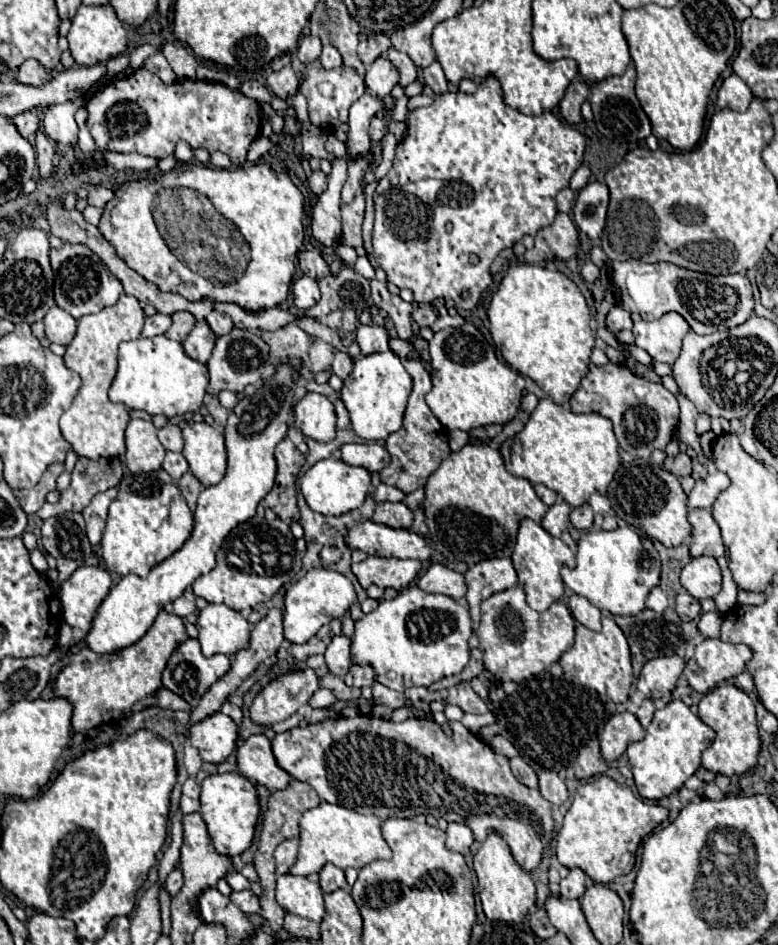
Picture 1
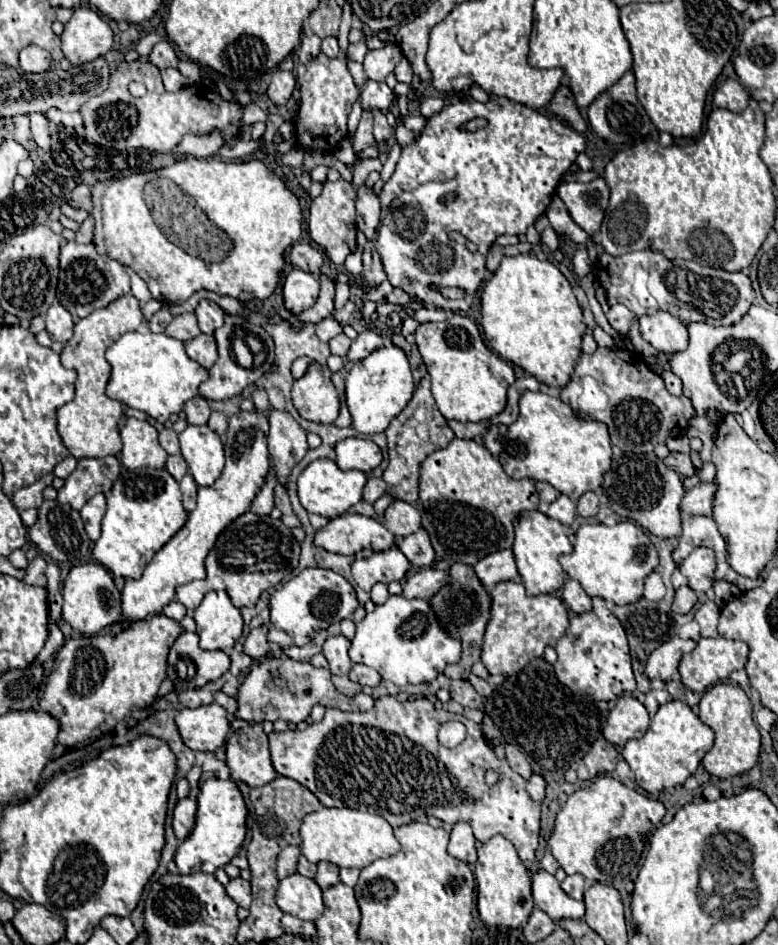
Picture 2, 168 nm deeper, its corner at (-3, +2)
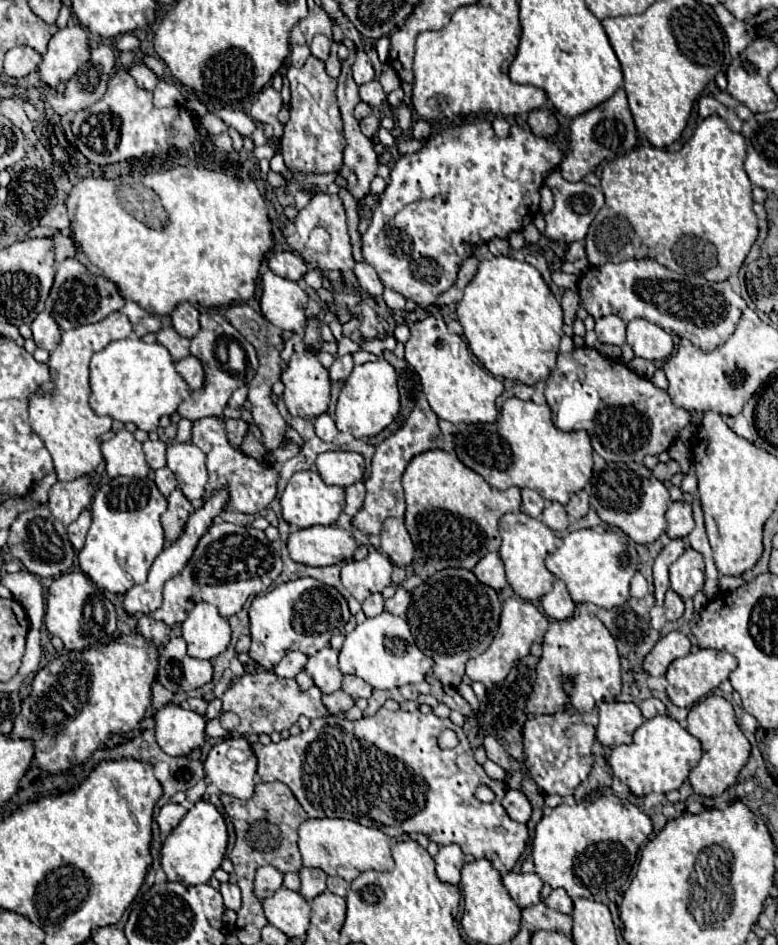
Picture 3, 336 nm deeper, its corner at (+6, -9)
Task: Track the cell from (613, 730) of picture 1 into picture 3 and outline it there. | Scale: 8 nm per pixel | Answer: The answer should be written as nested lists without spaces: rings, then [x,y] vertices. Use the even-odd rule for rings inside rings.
[[[624,702],[600,704],[598,714],[600,724],[596,728],[596,738],[600,740],[602,746],[608,748],[630,744],[634,730],[644,724],[644,718],[636,704],[624,704]]]

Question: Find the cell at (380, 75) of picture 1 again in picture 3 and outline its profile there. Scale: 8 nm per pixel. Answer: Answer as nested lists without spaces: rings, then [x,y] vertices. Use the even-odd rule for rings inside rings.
[[[358,52],[356,54],[356,62],[352,64],[352,76],[354,76],[354,80],[356,80],[358,86],[368,84],[368,82],[372,82],[376,78],[374,66],[372,66],[370,58],[364,52]]]

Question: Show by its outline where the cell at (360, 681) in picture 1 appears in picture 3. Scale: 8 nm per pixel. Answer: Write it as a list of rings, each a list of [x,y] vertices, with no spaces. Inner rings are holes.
[[[344,676],[342,690],[346,694],[350,694],[354,700],[370,698],[370,694],[372,694],[372,686],[368,682],[364,682],[362,678],[358,678],[358,676]]]

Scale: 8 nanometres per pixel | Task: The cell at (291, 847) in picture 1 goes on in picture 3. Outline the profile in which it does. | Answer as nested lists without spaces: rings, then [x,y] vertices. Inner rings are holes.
[[[266,864],[256,872],[256,880],[254,880],[254,892],[260,900],[272,896],[280,886],[282,886],[282,872],[276,870],[274,866]]]

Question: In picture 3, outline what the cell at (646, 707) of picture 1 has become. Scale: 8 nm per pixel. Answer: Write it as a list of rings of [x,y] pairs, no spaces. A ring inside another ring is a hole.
[[[648,698],[648,700],[644,700],[642,704],[640,704],[640,710],[642,710],[642,716],[648,720],[648,718],[654,718],[654,716],[658,716],[658,714],[664,714],[666,712],[666,708],[664,708],[664,704],[658,700],[658,698]]]

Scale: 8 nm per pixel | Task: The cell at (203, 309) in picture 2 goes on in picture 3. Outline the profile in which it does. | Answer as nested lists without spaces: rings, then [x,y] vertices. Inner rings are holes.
[[[188,302],[178,304],[170,318],[172,318],[172,326],[176,328],[176,332],[180,332],[180,336],[194,338],[200,330],[200,312]]]

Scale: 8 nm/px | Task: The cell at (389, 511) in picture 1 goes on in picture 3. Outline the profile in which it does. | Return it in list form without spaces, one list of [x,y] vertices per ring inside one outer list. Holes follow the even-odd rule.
[[[388,518],[382,524],[382,552],[390,556],[390,560],[398,566],[406,566],[414,558],[414,544],[410,540],[408,530],[404,528],[404,520]]]

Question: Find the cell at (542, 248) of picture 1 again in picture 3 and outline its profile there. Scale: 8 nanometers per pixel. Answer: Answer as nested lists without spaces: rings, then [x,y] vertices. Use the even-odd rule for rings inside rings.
[[[470,256],[468,260],[464,260],[462,268],[460,268],[460,276],[458,276],[458,282],[456,282],[456,288],[464,288],[466,284],[472,282],[476,270],[478,270],[478,264],[480,264],[480,258],[476,256]]]

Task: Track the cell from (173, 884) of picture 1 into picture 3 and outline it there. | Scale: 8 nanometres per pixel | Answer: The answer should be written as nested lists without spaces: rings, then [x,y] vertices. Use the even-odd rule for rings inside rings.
[[[198,800],[186,816],[180,820],[180,824],[166,836],[166,842],[160,850],[160,862],[162,870],[166,872],[168,880],[180,880],[184,884],[206,884],[214,870],[220,868],[224,854],[228,846],[228,830],[224,816],[216,810],[214,804],[206,800]]]

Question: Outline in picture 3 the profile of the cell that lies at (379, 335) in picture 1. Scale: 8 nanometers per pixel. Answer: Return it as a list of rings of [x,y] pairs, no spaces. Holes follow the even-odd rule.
[[[346,354],[346,356],[338,356],[334,360],[334,364],[330,366],[330,378],[332,380],[346,380],[350,376],[354,368],[354,360],[352,360],[352,354]]]

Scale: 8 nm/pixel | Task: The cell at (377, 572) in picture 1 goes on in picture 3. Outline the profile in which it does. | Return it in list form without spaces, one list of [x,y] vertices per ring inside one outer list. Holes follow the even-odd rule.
[[[370,548],[366,560],[344,564],[340,578],[344,588],[358,602],[362,602],[368,594],[382,592],[386,586],[392,584],[392,568],[394,568],[392,562],[382,552]]]

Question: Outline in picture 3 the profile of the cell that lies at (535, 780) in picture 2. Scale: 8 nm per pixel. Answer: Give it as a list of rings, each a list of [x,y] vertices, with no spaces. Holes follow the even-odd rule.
[[[508,790],[506,796],[502,798],[502,806],[506,808],[506,812],[512,820],[528,822],[532,816],[532,804],[522,790]]]

